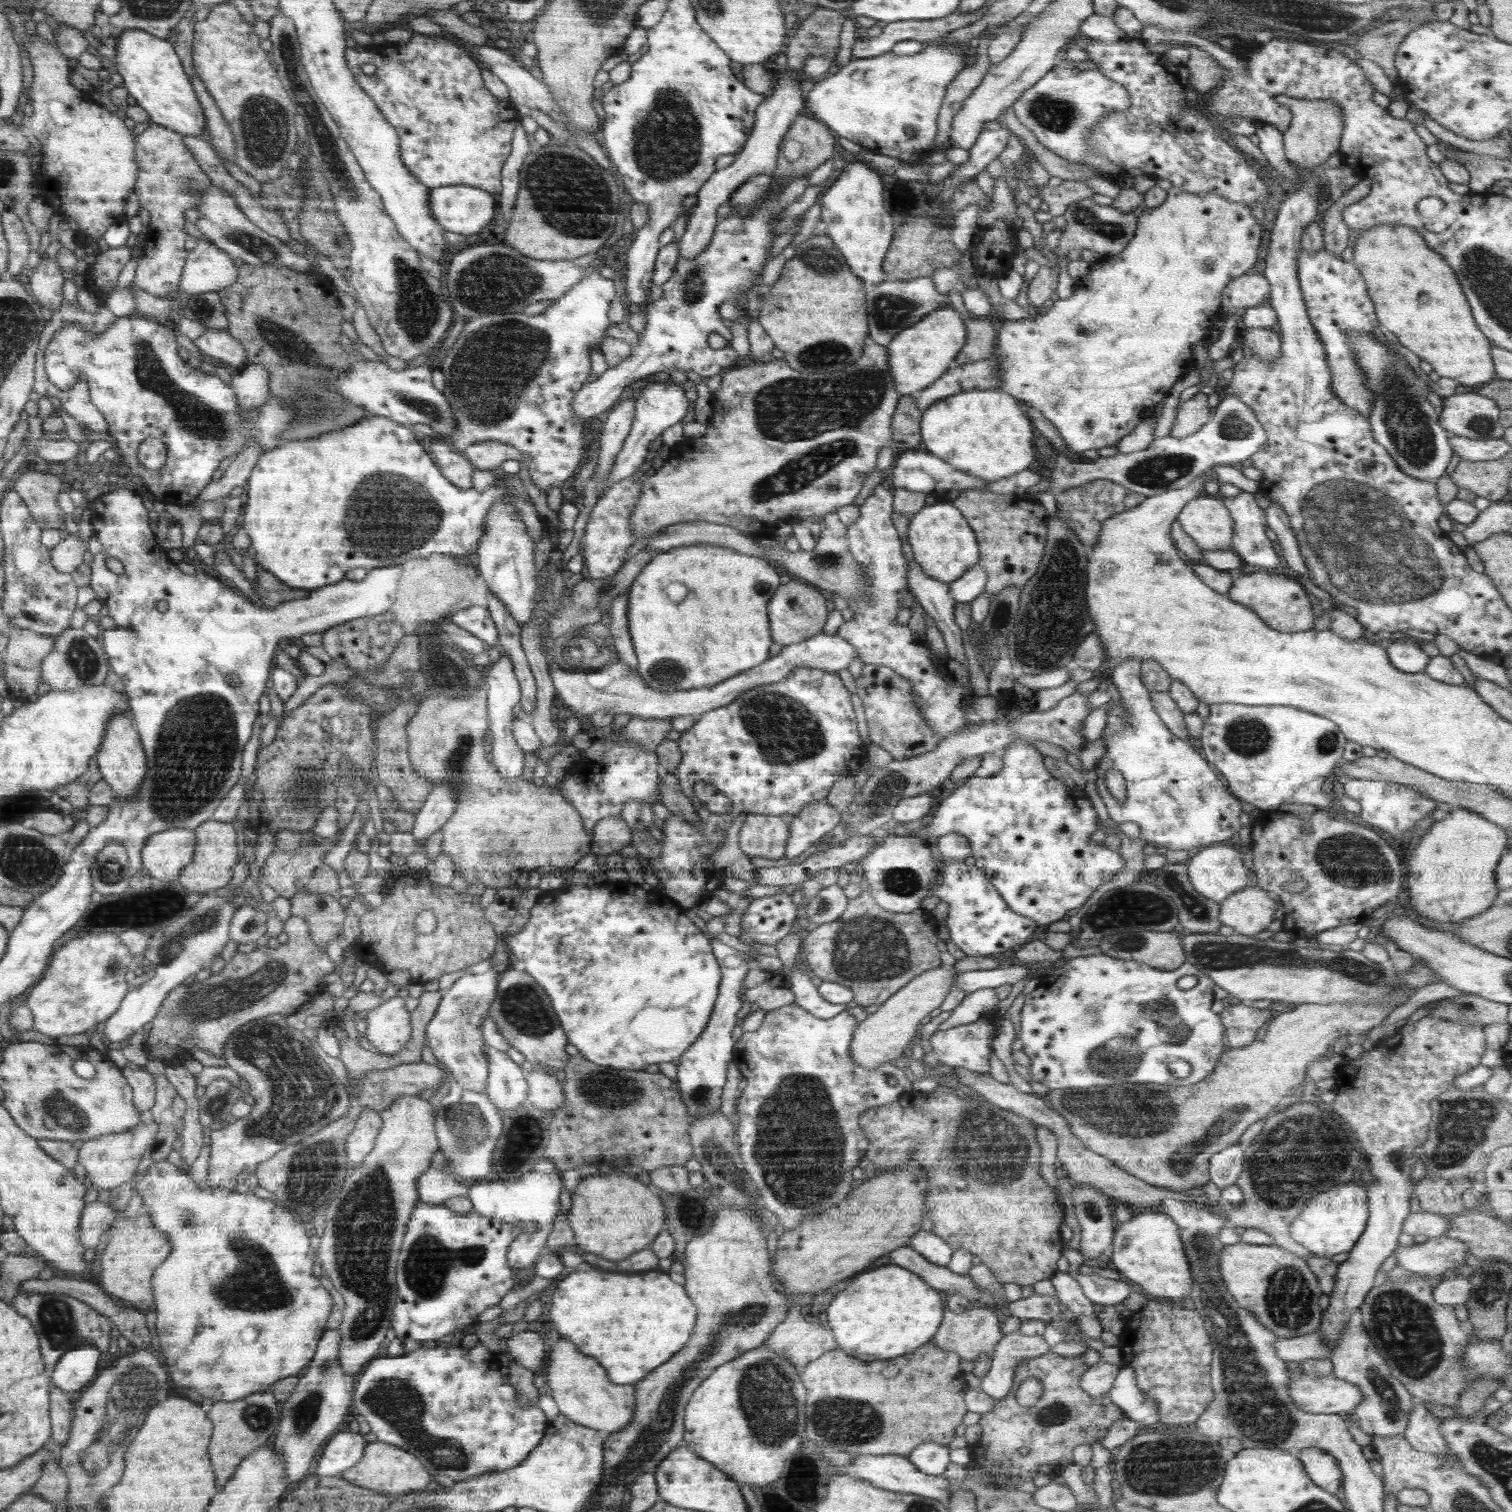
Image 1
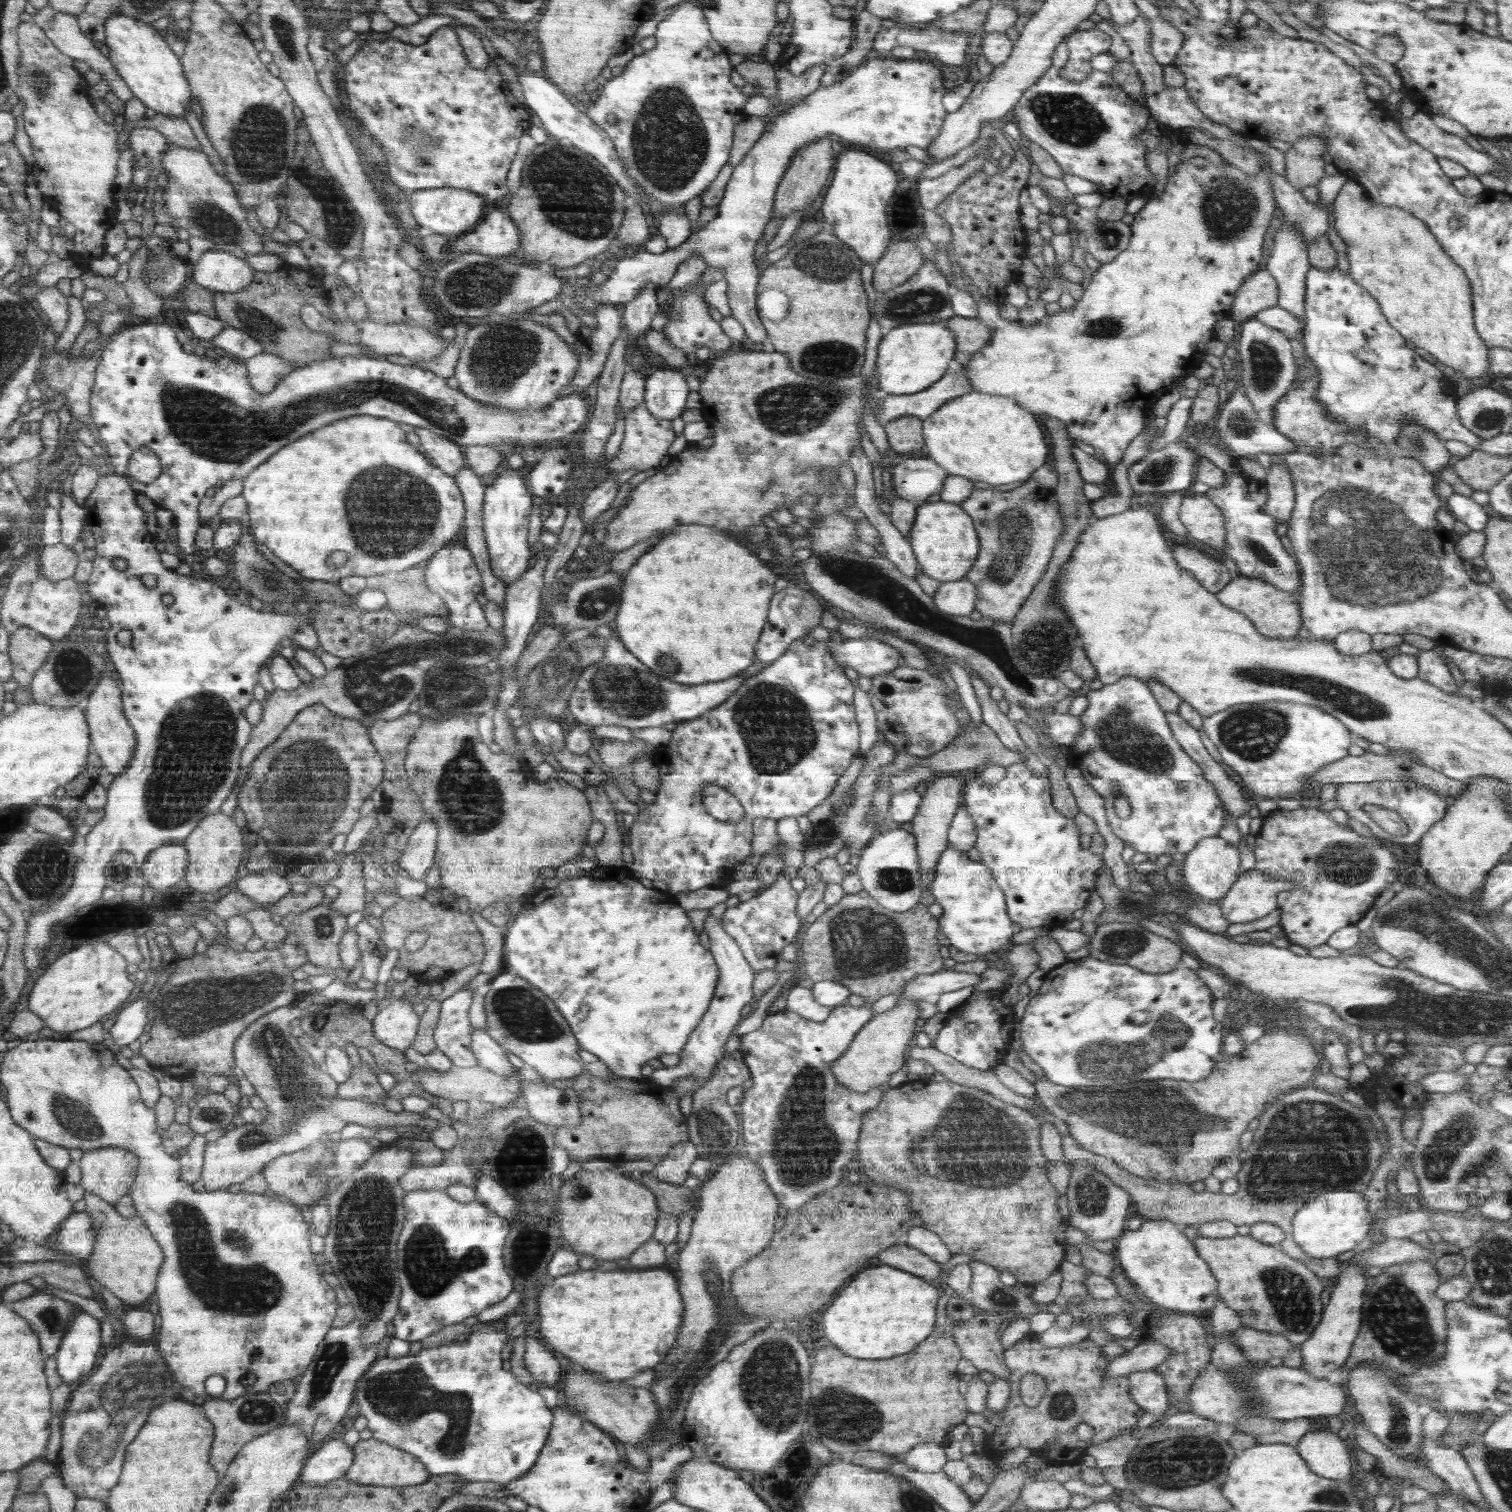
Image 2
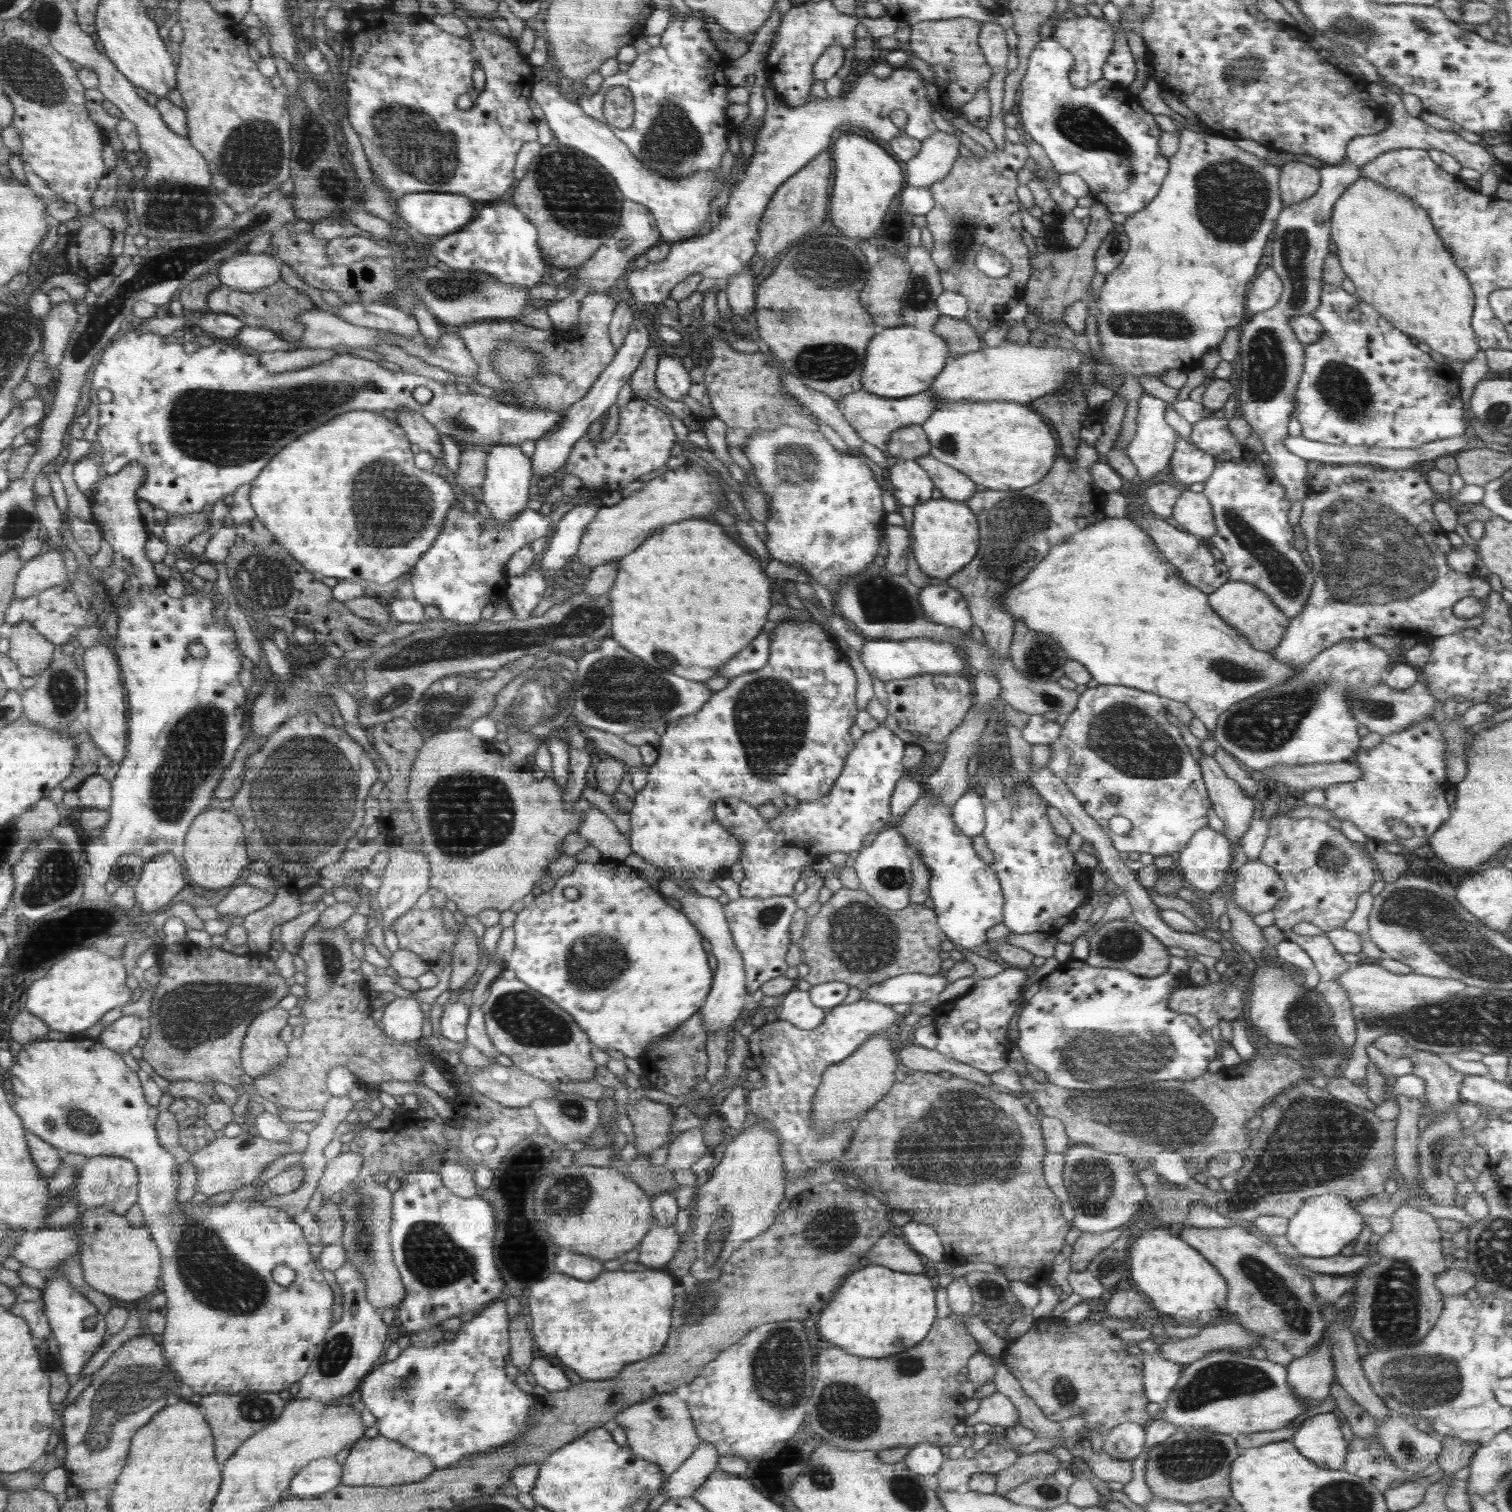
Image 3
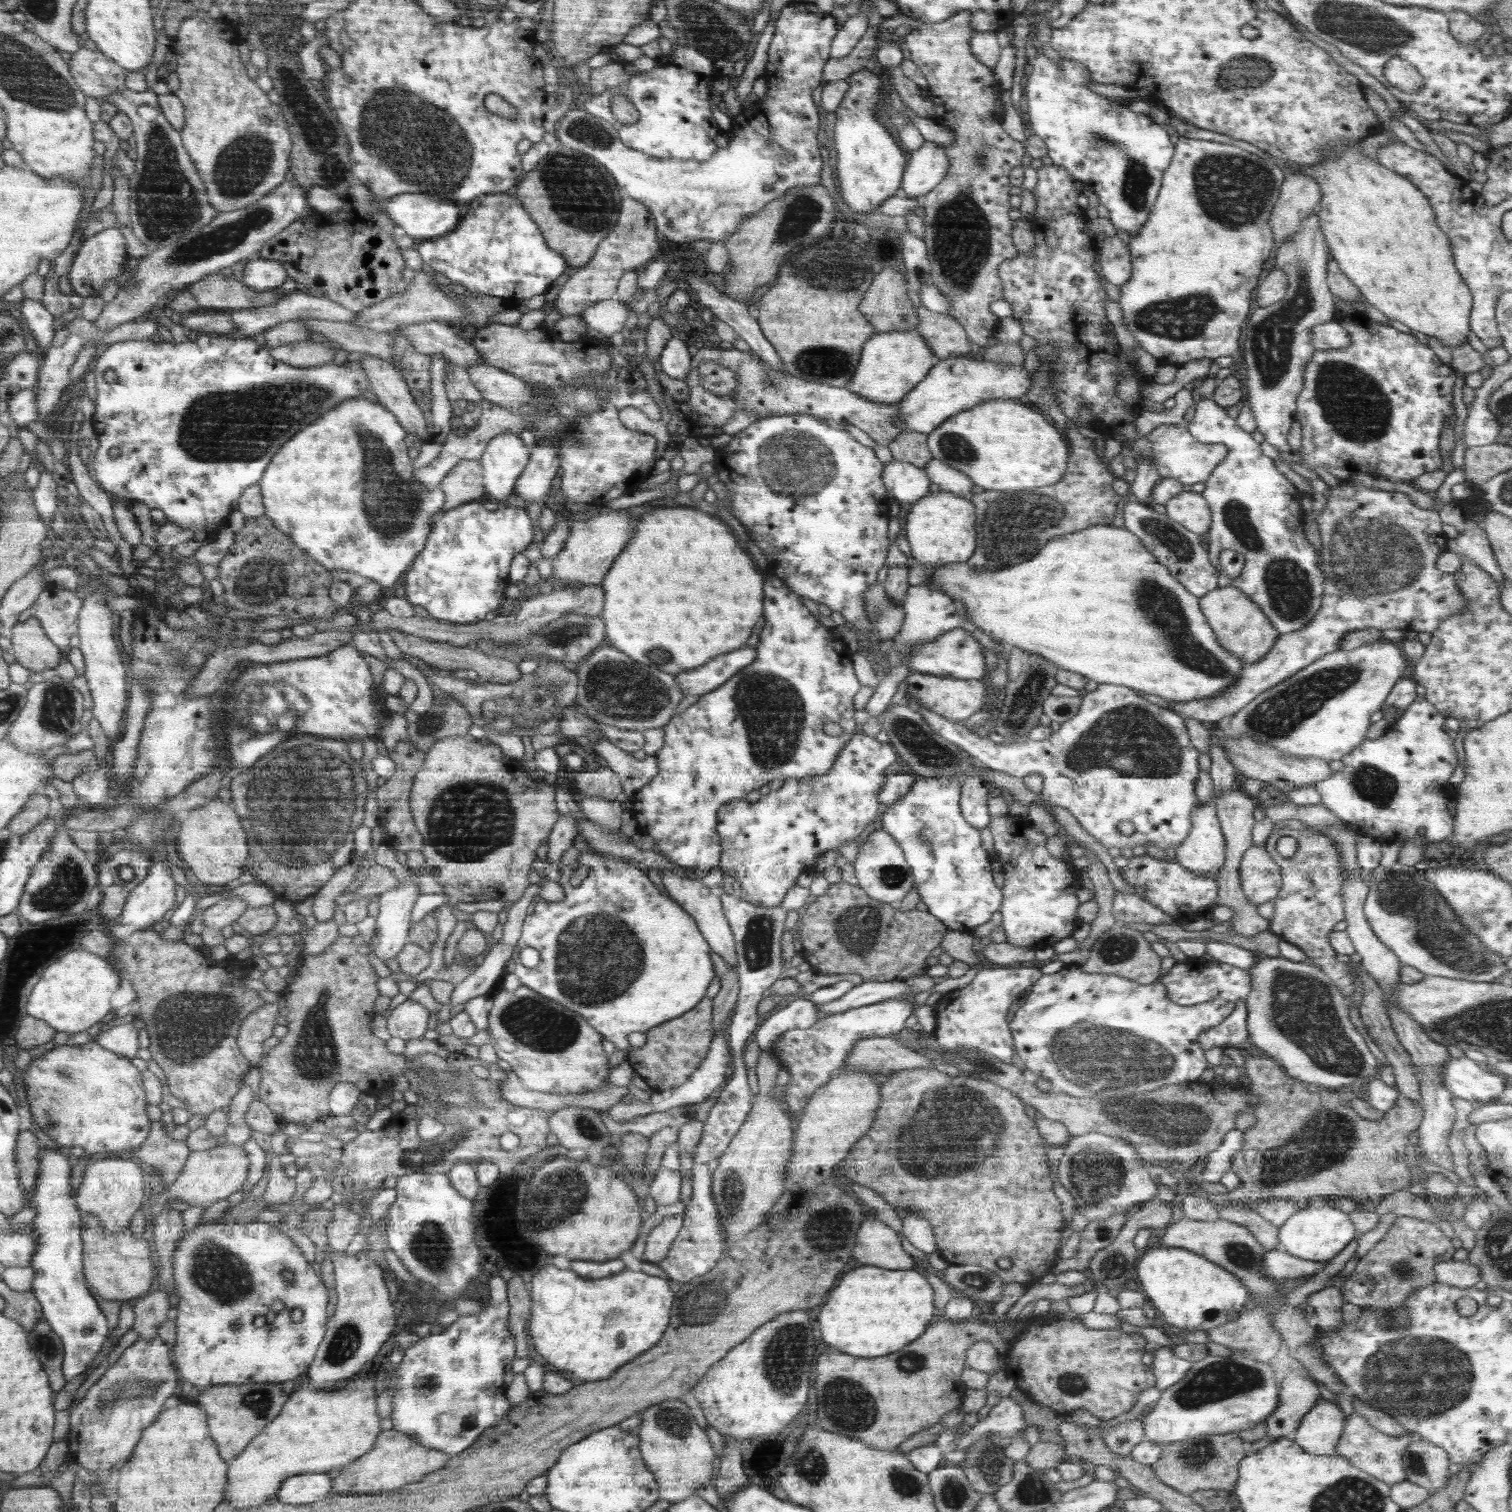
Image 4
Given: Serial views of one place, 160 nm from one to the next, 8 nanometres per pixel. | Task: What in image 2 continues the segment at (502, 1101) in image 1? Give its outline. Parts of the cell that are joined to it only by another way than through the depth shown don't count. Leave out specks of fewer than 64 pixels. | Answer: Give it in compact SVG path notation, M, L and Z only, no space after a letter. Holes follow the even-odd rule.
M474 1028L472 1049L477 1062L500 1076L507 1077L514 1069L506 1057L506 1050L500 1046L484 1029Z

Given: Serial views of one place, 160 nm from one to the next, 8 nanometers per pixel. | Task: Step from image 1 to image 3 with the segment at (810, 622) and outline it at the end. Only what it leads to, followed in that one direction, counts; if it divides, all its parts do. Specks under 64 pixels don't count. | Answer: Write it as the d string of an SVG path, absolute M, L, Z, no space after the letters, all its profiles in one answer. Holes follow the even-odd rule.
M771 631L762 633L758 635L758 638L754 638L754 642L750 642L750 646L746 646L734 656L717 676L731 679L740 676L742 673L761 669L769 659L770 633Z

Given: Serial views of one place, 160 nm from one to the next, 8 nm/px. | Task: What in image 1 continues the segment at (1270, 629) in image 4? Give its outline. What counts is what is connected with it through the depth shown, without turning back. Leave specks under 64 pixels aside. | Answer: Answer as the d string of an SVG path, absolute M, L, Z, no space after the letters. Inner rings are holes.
M1246 570L1242 577L1232 583L1226 595L1238 604L1250 607L1270 628L1288 634L1310 630L1316 620L1316 610L1310 605L1305 586L1288 571Z

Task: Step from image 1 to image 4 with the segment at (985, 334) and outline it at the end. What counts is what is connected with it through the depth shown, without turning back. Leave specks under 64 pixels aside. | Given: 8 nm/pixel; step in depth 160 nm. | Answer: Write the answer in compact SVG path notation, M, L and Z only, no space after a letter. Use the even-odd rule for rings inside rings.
M917 309L920 321L915 328L925 339L937 360L966 355L972 350L965 328L946 313Z

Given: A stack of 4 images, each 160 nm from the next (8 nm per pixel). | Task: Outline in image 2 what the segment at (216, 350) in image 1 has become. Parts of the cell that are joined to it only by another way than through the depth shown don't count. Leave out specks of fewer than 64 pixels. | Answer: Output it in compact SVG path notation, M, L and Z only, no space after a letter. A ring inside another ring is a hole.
M226 326L210 339L210 346L218 346L218 352L245 361L263 352L263 344L243 330Z

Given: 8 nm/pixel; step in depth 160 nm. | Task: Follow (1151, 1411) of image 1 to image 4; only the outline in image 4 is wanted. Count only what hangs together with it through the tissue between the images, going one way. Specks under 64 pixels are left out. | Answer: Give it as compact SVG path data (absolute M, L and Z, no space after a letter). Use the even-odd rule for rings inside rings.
M1184 1343L1184 1346L1178 1346L1178 1356L1175 1356L1168 1347L1161 1347L1154 1354L1151 1369L1156 1377L1155 1387L1159 1388L1161 1392L1182 1380L1194 1362L1194 1360L1190 1360L1188 1343ZM1180 1348L1186 1350L1186 1358L1180 1356Z

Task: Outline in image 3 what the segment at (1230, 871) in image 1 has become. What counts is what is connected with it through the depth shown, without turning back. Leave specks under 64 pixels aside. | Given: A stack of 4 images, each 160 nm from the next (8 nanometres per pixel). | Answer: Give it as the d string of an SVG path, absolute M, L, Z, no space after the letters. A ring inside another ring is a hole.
M1210 825L1203 826L1192 835L1186 848L1180 852L1176 865L1182 870L1183 882L1198 893L1207 895L1214 892L1227 878L1226 870L1232 863L1232 848L1228 839Z

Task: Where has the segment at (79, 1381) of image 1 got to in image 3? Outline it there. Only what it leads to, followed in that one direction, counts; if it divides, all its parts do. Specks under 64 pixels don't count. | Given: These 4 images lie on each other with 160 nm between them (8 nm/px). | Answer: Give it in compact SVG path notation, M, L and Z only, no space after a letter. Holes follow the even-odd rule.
M57 1274L45 1281L42 1290L45 1301L45 1314L52 1326L53 1337L61 1351L63 1369L67 1375L78 1374L94 1353L102 1346L102 1338L106 1330L107 1320L98 1314L98 1309L85 1297L81 1295L67 1281L67 1278Z

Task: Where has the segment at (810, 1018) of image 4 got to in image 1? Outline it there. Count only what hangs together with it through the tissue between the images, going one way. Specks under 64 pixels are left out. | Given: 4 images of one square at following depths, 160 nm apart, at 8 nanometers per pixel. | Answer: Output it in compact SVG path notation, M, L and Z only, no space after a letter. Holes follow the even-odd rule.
M802 960L795 962L791 978L788 980L790 992L793 992L796 997L793 1004L809 1011L819 1019L829 1019L848 1010L849 1004L831 1004L824 1000L810 979L806 974Z

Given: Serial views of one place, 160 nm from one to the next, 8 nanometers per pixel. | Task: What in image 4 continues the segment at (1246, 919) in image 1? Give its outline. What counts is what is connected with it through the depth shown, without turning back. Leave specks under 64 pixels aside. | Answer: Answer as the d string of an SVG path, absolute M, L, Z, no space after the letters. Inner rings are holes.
M1252 846L1242 858L1239 875L1247 900L1258 906L1274 900L1282 886L1282 873L1264 847Z

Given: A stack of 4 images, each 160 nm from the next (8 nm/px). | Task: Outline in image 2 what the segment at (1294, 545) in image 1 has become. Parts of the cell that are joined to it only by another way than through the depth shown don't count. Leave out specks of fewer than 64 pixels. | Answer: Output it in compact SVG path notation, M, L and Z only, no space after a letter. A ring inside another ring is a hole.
M1282 461L1271 464L1264 481L1267 486L1268 500L1265 511L1271 514L1276 524L1284 524L1291 519L1295 505L1295 492L1290 471Z

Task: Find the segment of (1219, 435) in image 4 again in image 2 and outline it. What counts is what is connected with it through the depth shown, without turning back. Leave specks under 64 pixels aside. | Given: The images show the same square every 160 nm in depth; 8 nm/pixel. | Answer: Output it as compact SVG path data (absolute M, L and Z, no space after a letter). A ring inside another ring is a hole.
M1242 472L1225 473L1225 482L1221 487L1210 487L1206 494L1211 501L1222 511L1224 517L1224 527L1226 527L1225 546L1221 554L1234 560L1242 577L1259 578L1278 587L1286 592L1298 592L1301 586L1301 570L1294 555L1289 554L1280 537L1276 533L1276 520L1271 514L1265 511L1265 504L1268 500L1267 486L1263 481L1248 478Z

